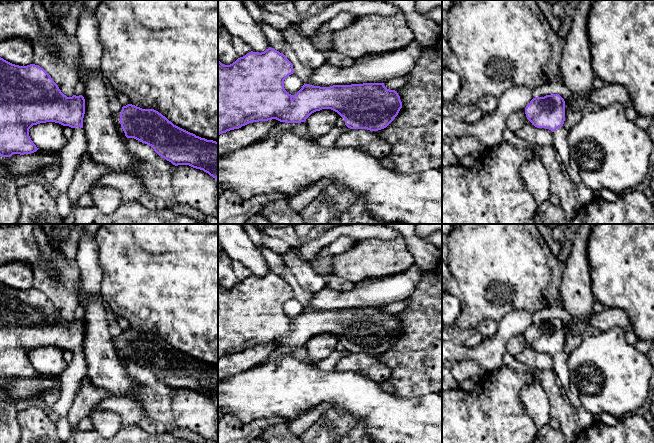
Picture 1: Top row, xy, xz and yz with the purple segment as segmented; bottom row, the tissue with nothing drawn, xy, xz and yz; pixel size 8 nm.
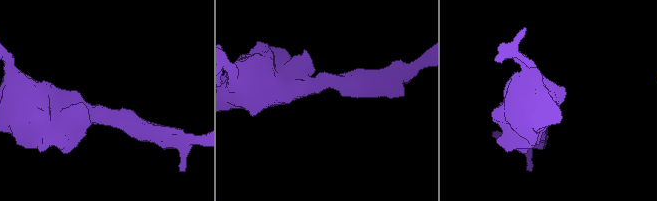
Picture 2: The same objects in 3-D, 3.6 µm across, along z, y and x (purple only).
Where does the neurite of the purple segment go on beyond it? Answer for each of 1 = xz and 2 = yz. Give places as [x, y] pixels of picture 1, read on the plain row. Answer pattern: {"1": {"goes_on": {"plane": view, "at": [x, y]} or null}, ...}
{"1": {"goes_on": null}, "2": {"goes_on": {"plane": "yz", "at": [560, 367]}}}

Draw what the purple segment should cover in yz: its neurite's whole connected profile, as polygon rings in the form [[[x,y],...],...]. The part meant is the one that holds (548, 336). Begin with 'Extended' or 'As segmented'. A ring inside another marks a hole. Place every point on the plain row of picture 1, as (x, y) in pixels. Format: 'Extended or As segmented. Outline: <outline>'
Extended. Outline: [[[559,318],[546,319],[544,321],[535,321],[525,332],[527,343],[537,352],[549,353],[553,356],[553,371],[556,376],[556,382],[563,396],[567,397],[569,385],[569,367],[568,353],[563,348],[565,345],[565,325]]]

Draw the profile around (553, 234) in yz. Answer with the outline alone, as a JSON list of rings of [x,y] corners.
[[[533,224],[540,232],[549,249],[558,255],[563,245],[564,233],[571,224]]]

